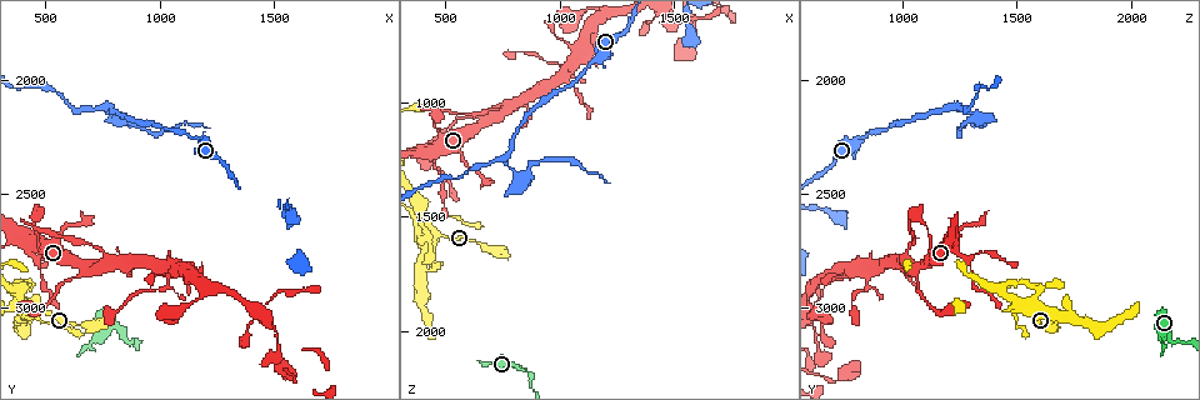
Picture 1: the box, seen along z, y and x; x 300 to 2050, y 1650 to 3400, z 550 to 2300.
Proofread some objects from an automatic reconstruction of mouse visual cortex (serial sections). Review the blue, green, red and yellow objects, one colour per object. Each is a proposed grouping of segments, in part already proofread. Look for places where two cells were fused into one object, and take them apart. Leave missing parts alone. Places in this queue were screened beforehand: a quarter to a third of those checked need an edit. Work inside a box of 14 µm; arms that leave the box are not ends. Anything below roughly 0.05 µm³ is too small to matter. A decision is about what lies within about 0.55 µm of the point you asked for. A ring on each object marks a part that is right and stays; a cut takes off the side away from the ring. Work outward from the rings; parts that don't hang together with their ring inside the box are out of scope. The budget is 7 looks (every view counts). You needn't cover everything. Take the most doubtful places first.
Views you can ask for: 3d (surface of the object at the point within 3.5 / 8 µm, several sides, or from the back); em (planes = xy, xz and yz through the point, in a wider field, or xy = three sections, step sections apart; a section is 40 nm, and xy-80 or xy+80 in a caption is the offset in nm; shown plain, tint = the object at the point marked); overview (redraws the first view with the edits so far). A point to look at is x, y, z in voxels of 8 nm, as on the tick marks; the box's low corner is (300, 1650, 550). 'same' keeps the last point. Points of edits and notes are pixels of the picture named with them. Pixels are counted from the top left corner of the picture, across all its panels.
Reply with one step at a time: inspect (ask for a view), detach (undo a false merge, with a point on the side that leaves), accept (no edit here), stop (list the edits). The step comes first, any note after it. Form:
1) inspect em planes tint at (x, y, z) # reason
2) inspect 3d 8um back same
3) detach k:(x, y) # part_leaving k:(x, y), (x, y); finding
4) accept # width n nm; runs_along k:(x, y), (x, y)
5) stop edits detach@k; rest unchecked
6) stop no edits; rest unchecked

inspect 3d 3.5um at (820, 2150, 1320) # sharp bend

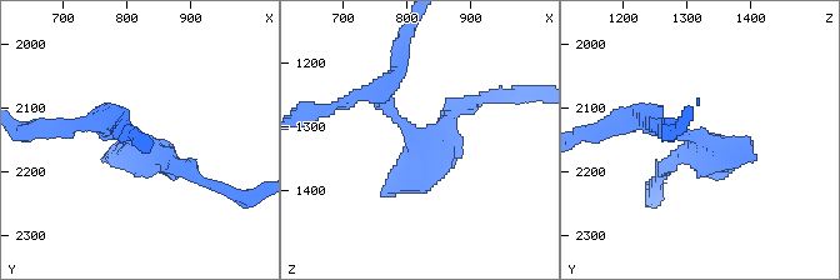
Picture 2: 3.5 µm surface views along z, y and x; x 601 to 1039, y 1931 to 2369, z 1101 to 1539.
inspect em planes tint at (830, 2160, 1320) # need the tissue

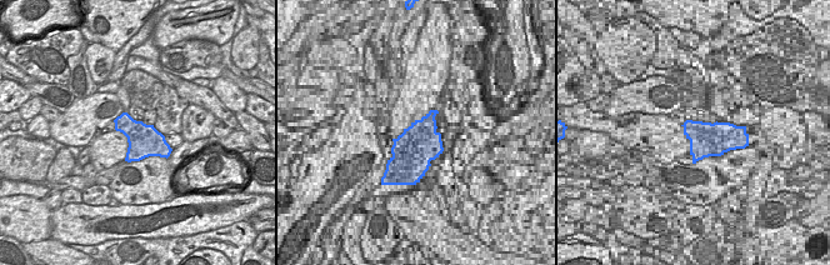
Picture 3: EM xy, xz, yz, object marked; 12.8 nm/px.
detach 2:(489, 99) # part_leaving 2:(441, 135), (458, 106), (534, 93); two cells meet here

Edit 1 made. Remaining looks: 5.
inspect 3d 3.5um back at (450, 2780, 1280) # thick turns thin

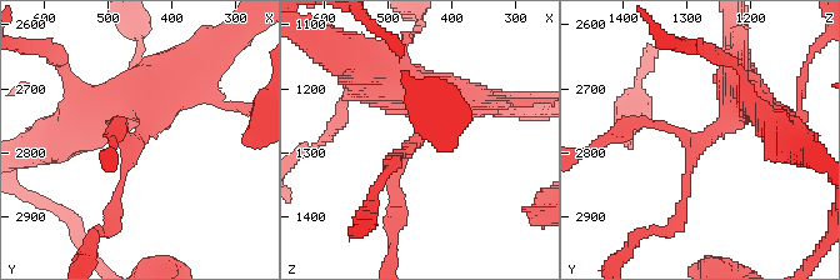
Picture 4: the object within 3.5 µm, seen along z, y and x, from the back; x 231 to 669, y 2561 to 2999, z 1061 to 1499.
inspect em xy step 1 tint at (450, 2775, 1265)

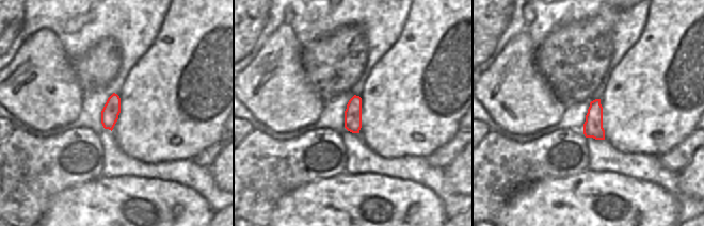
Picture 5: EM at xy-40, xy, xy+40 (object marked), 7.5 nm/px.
inspect em xy step 2 tint same

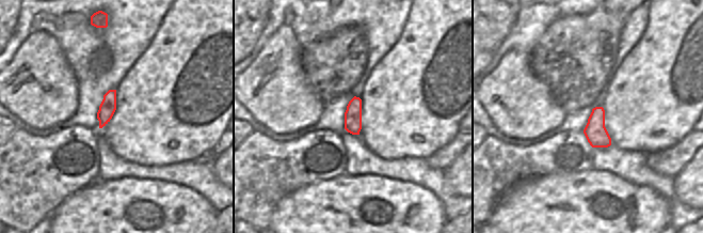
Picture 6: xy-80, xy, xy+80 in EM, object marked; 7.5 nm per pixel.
accept # runs_along 4:(761, 109), (740, 101), (698, 148), (681, 209); continuous, no second cell

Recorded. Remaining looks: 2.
inspect em xy step 5 tint at (660, 2820, 1090) # thick turns thin

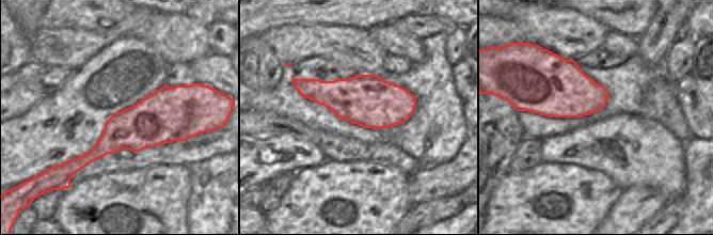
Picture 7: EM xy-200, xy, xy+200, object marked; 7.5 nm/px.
inspect 3d 3.5um same

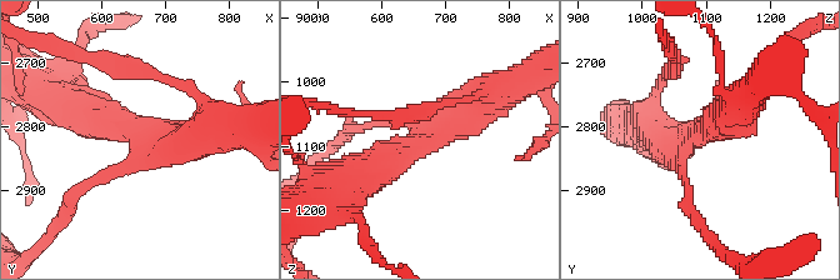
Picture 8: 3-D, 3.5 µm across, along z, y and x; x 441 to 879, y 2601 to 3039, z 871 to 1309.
accept # width 380 nm; runs_along 8:(360, 176), (425, 144), (494, 93); one cell here

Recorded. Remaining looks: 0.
stop edits detach@2; rest unchecked

